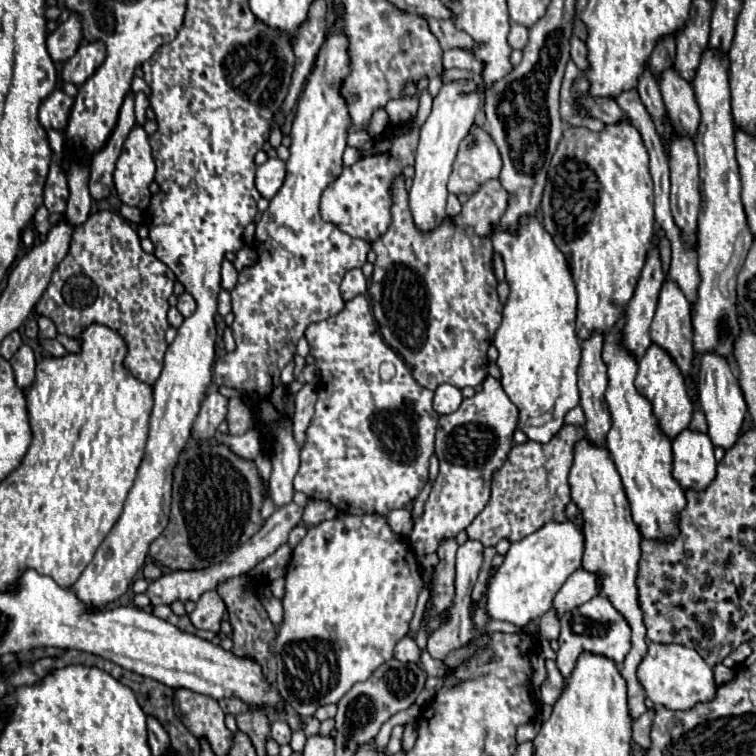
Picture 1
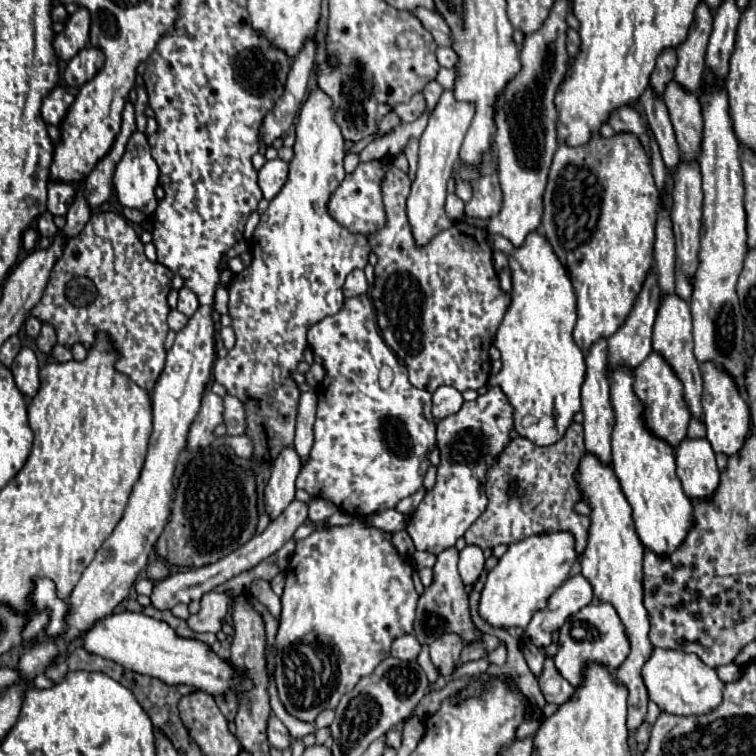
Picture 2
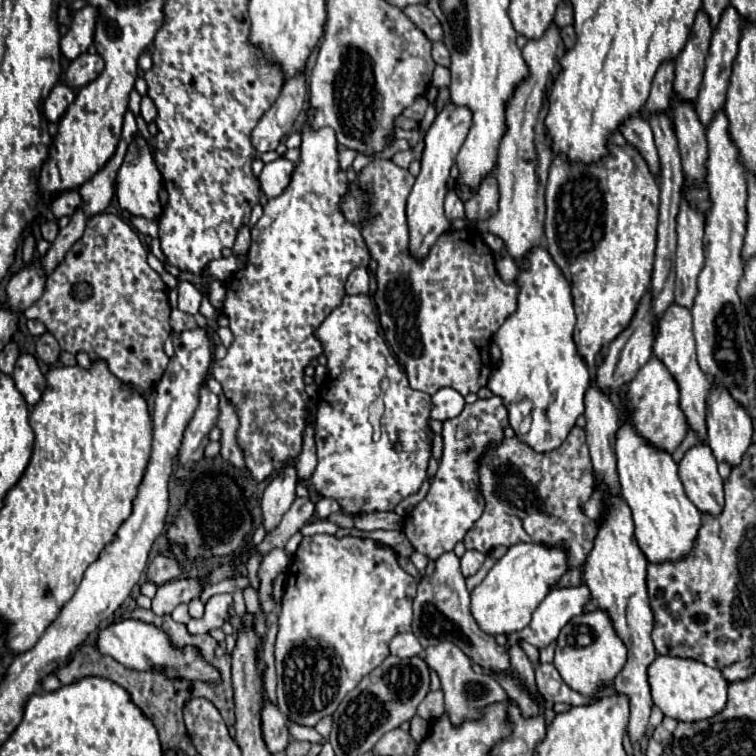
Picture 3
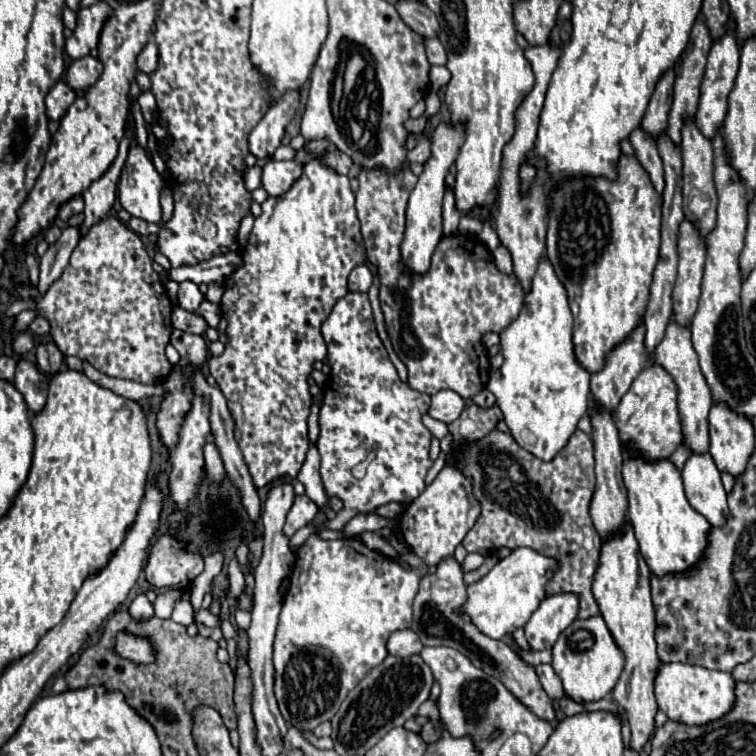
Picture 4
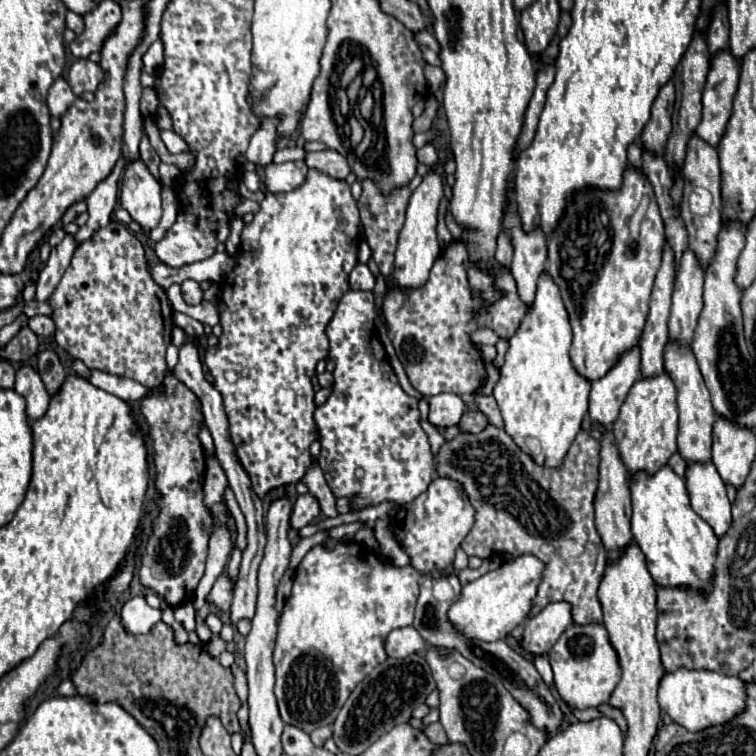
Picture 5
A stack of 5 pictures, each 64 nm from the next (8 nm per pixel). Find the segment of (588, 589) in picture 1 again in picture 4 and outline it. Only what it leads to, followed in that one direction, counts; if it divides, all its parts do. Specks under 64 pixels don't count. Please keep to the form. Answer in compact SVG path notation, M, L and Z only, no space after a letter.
M558 594L540 602L524 626L526 640L532 650L550 650L558 640L560 632L566 630L578 614L576 594Z

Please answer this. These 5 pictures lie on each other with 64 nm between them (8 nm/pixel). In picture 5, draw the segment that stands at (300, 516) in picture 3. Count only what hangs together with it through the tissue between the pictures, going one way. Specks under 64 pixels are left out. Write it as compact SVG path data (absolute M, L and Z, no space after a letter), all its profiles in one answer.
M302 494L302 496L298 496L298 500L294 504L290 524L292 524L292 528L300 530L300 528L308 526L310 522L314 522L318 518L318 514L320 514L320 504L316 504L316 498L312 494Z

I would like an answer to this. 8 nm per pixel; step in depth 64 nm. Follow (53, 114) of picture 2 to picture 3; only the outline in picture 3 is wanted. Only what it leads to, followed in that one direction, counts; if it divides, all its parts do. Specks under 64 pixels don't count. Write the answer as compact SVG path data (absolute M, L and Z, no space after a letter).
M58 82L58 84L52 88L52 92L48 94L46 102L44 102L44 116L46 116L50 122L58 122L58 120L64 116L66 108L74 102L74 98L76 98L74 90L68 88L64 82Z

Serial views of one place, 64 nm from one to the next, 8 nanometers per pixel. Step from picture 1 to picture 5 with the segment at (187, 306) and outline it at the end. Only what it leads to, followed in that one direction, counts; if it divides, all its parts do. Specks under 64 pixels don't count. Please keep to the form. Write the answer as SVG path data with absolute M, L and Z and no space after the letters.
M194 280L182 282L182 298L186 304L200 304L202 302L202 288Z

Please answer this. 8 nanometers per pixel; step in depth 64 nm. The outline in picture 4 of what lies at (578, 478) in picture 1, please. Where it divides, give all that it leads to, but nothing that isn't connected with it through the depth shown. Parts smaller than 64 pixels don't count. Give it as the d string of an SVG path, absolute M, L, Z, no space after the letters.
M626 524L622 536L616 536L602 544L600 564L594 576L592 592L614 642L618 644L618 648L626 658L622 676L612 690L612 700L618 704L620 710L624 710L624 716L630 722L632 730L630 748L642 752L644 744L652 738L656 730L654 718L658 712L658 704L654 698L654 680L660 668L660 658L656 654L656 640L654 640L656 618L650 596L650 570L638 550L638 542L634 538L630 524Z

